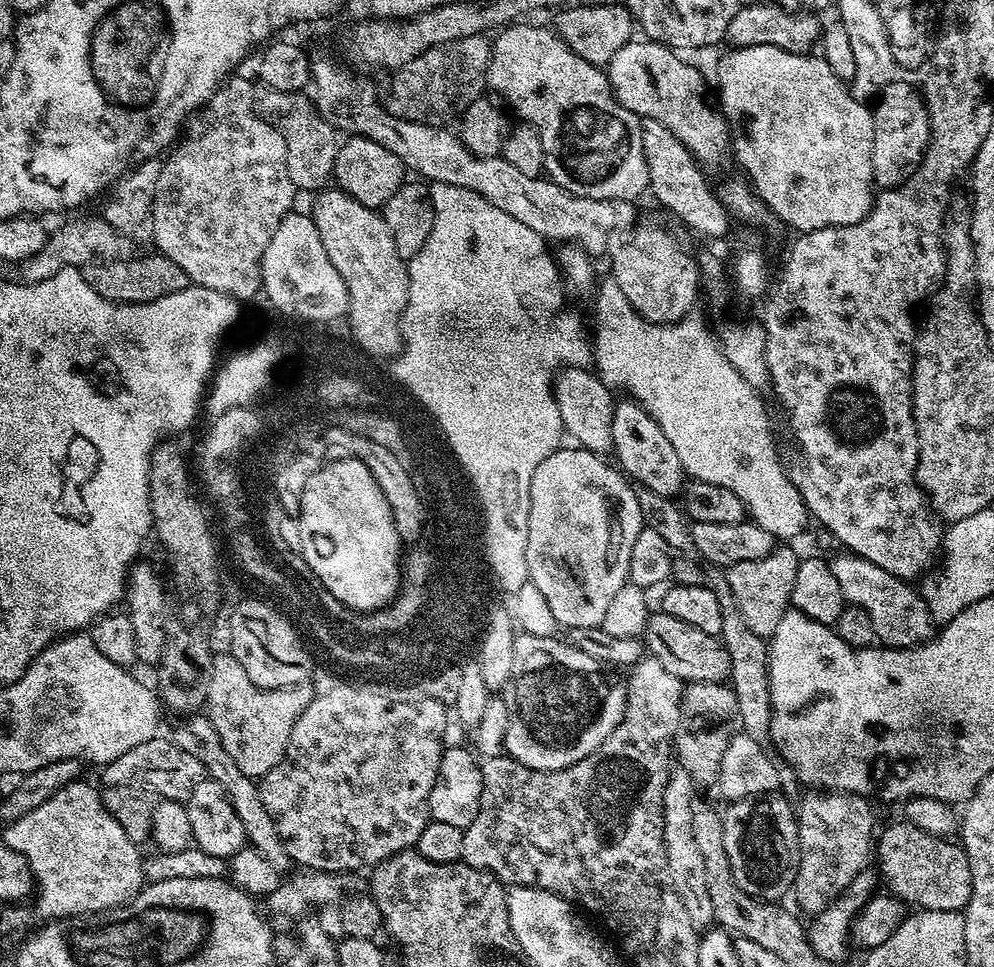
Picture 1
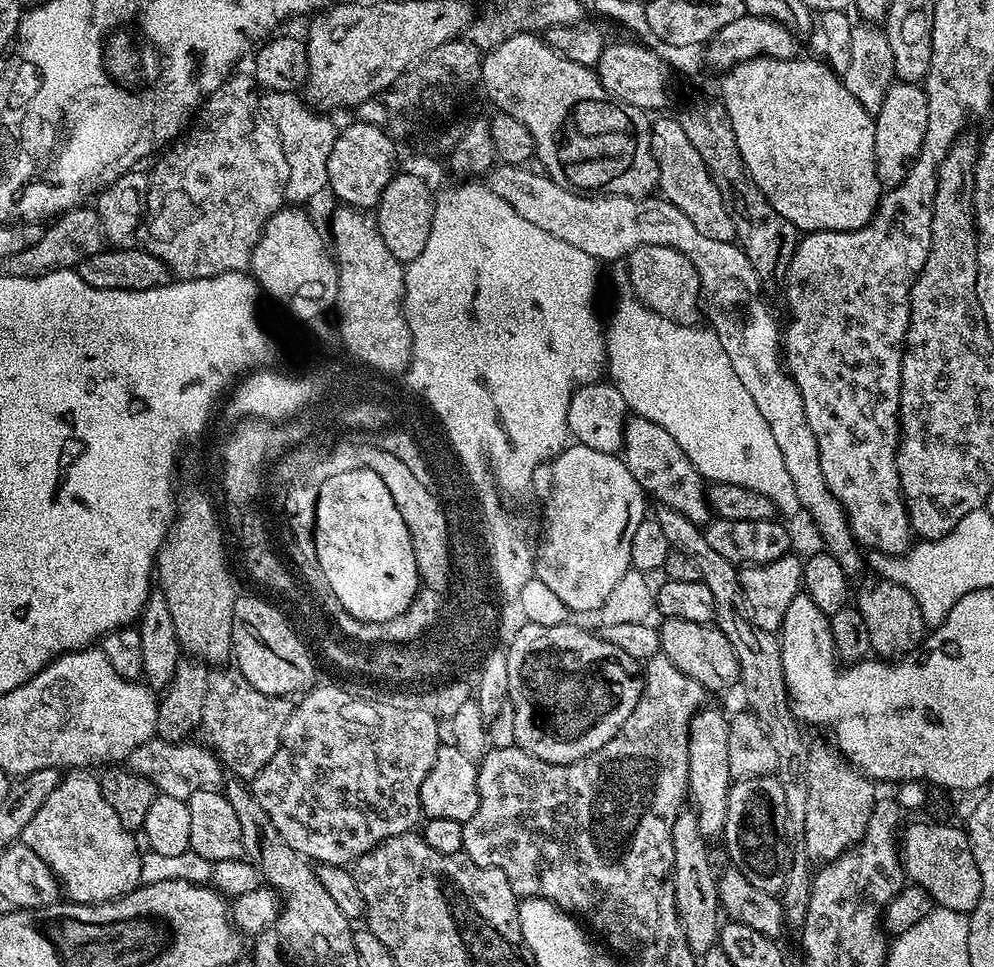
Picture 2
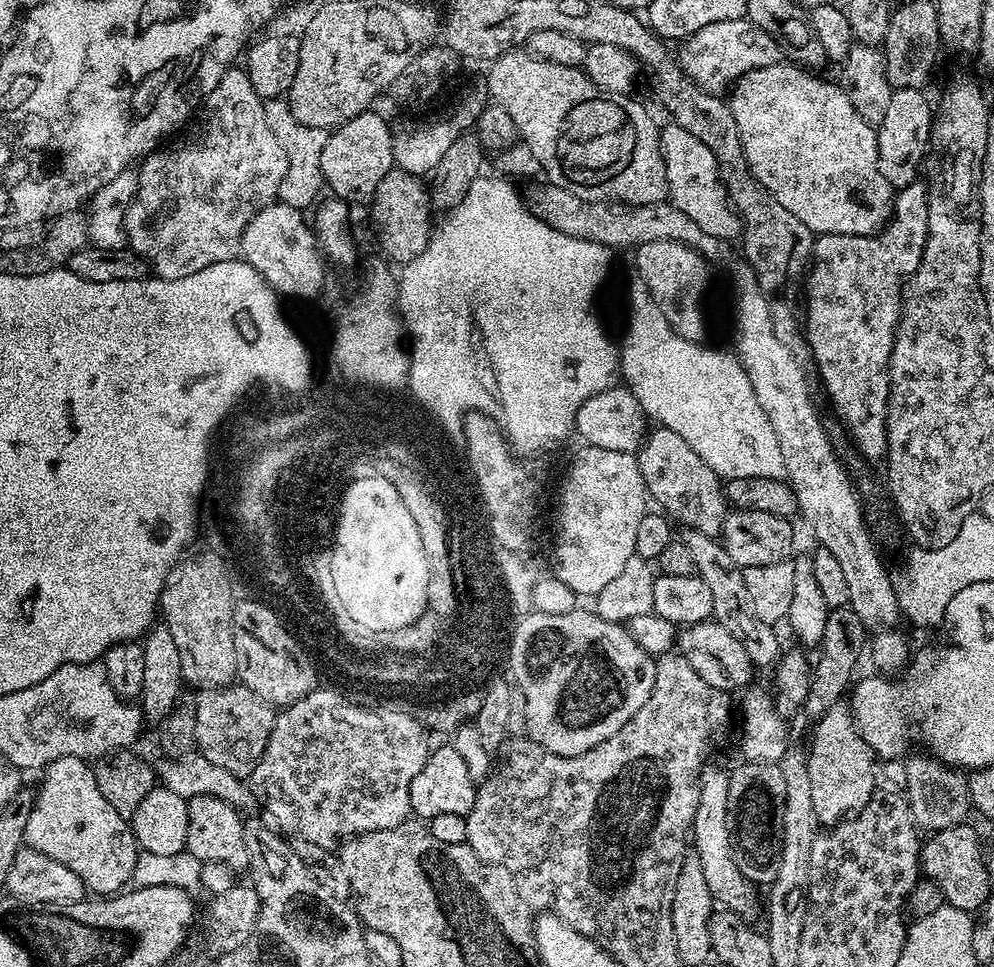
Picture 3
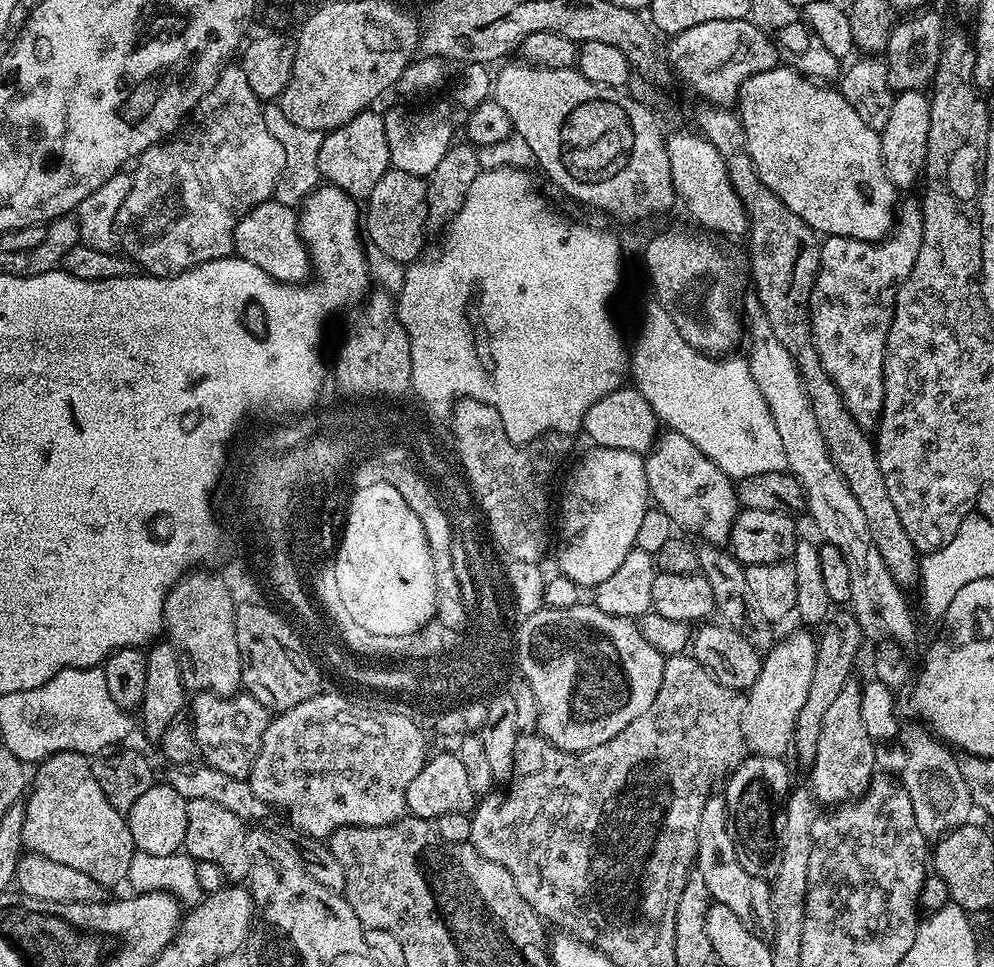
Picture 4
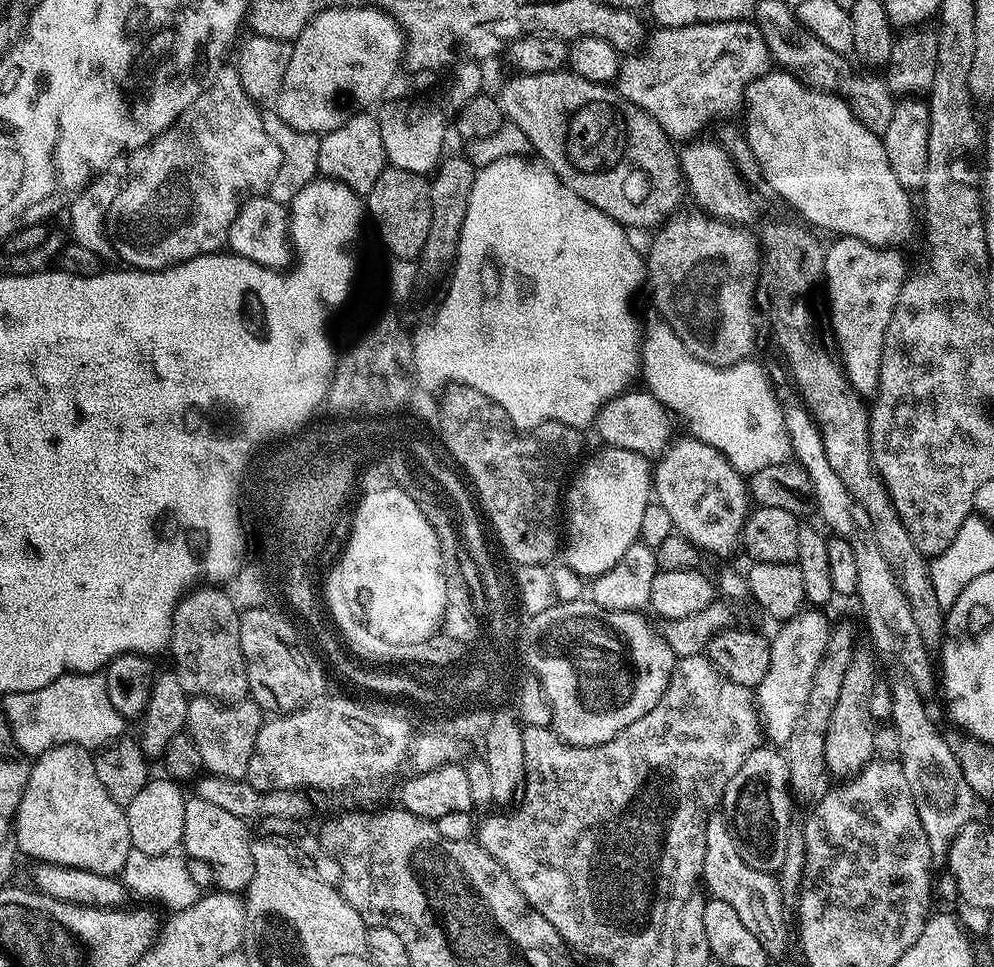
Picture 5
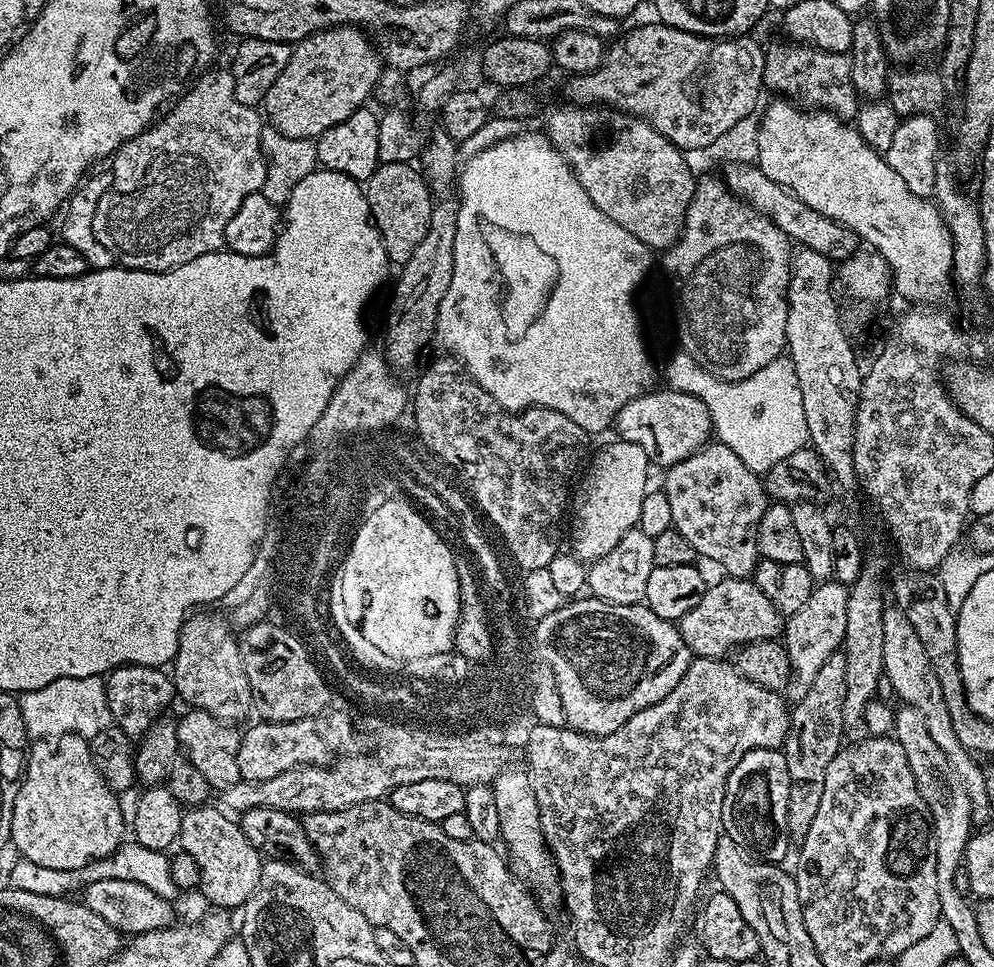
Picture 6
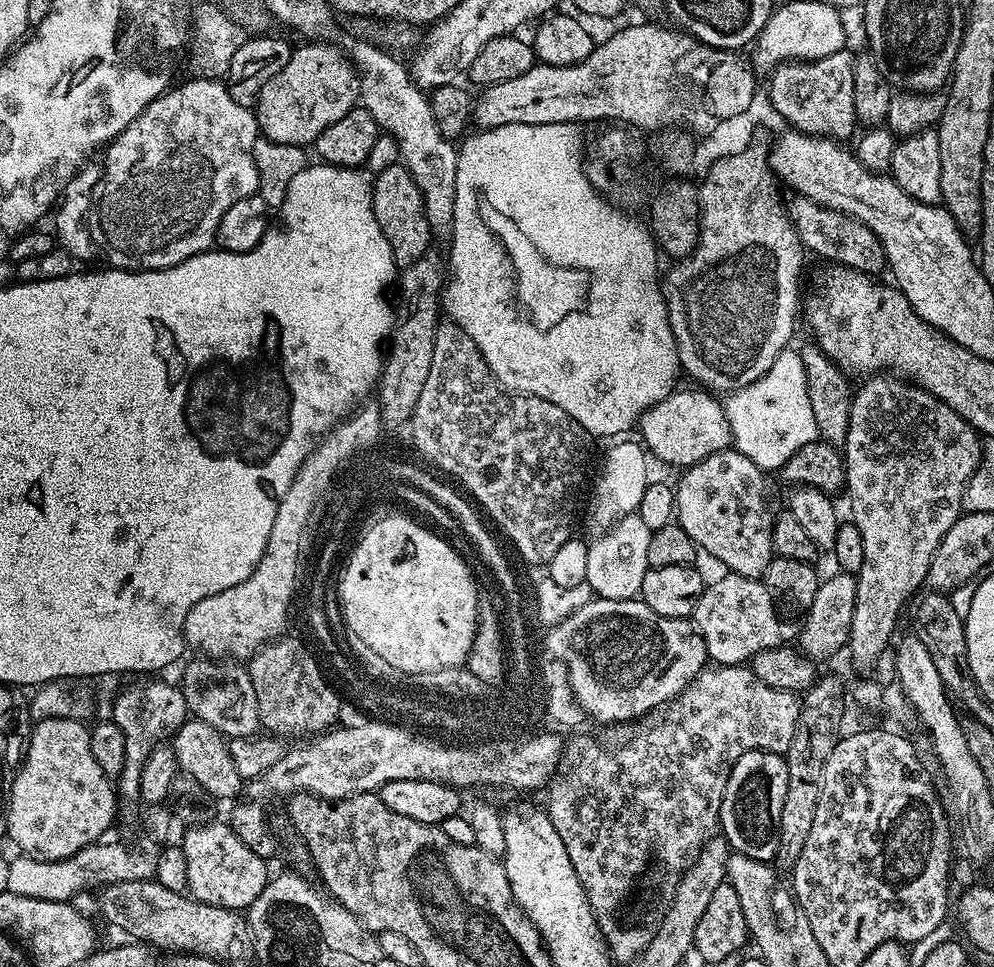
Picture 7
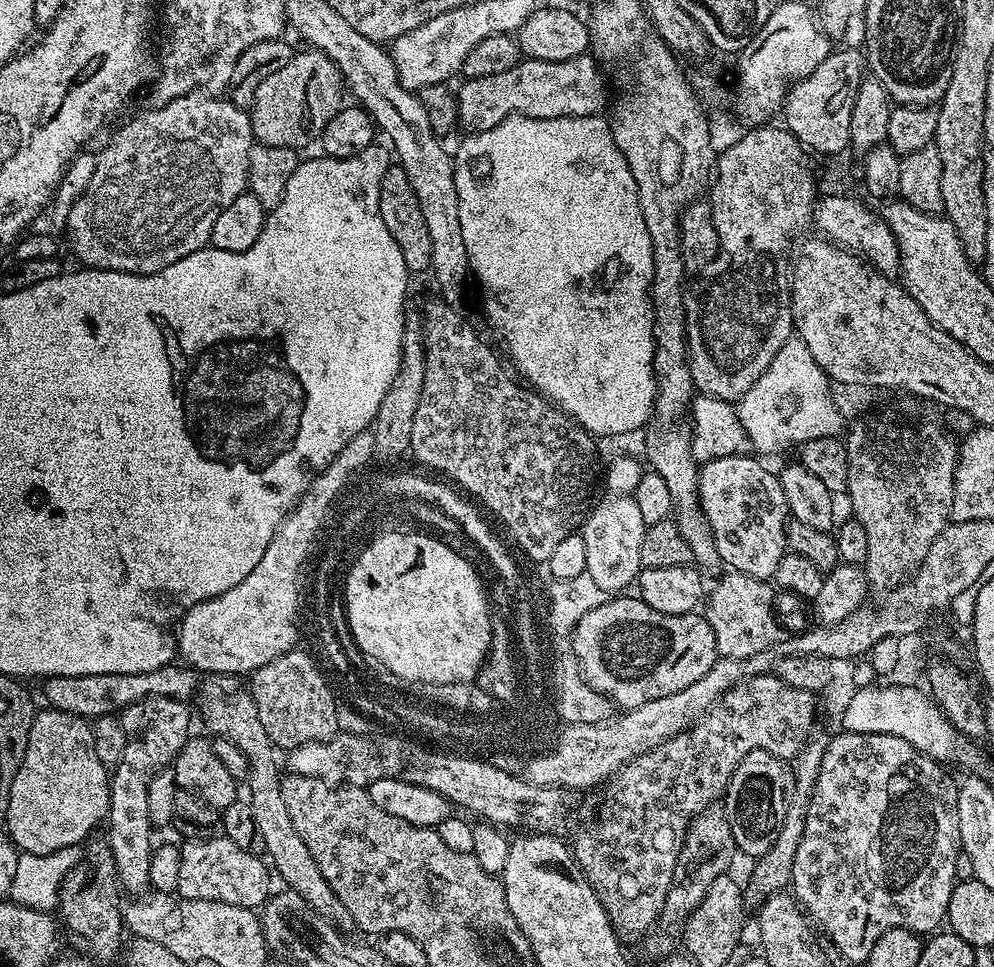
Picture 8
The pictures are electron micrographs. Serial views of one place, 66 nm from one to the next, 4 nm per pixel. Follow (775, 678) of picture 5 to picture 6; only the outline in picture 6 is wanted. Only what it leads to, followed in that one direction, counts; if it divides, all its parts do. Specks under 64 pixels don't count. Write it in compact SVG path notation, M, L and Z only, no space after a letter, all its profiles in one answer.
M820 582L813 587L810 599L802 605L802 610L787 617L782 633L782 643L792 667L790 688L796 691L797 697L806 694L810 682L814 682L814 674L822 670L826 658L830 658L830 654L841 651L846 634L847 601L848 588L845 585Z

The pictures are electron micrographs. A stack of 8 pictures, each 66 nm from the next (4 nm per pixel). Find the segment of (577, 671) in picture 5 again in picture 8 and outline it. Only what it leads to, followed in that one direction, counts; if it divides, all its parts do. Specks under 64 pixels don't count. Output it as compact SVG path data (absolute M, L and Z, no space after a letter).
M632 594L605 599L570 634L570 651L576 655L586 682L620 710L637 708L694 686L718 659L714 630L699 611L658 614L644 600L628 595Z

